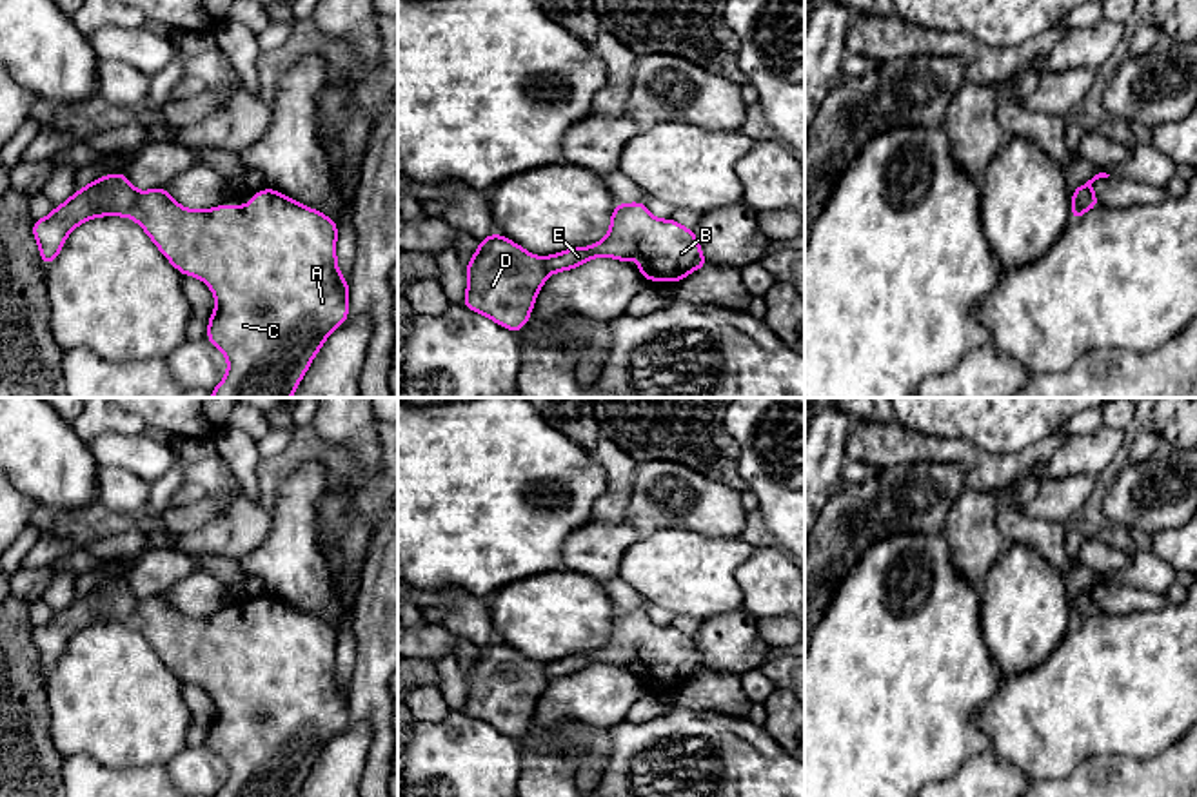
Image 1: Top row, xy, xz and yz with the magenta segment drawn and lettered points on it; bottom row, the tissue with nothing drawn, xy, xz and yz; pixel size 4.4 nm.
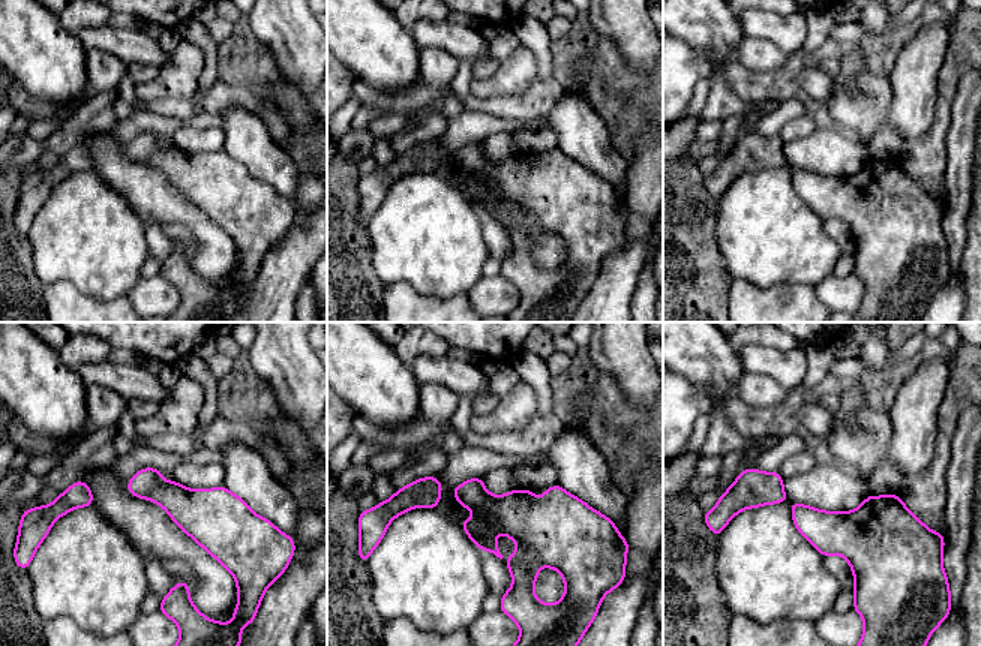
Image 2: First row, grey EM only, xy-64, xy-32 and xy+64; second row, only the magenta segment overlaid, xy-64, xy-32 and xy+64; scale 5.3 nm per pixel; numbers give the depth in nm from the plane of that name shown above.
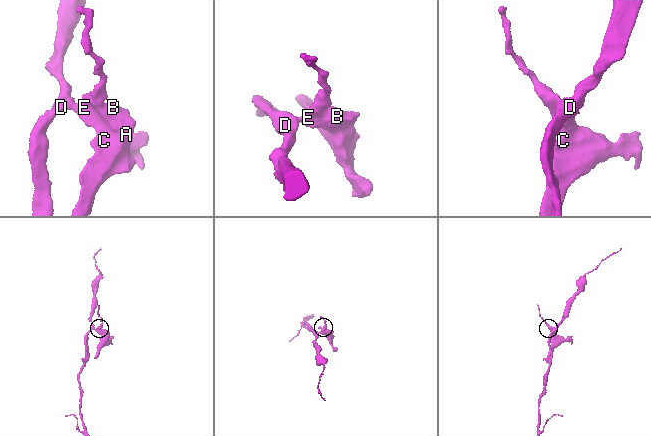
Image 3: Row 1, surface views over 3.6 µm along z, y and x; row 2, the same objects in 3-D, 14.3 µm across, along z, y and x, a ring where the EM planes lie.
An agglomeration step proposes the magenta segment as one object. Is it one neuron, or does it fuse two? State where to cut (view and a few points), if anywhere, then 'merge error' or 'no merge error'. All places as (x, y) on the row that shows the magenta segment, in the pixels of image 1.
xy (140, 193), (129, 215) | merge error

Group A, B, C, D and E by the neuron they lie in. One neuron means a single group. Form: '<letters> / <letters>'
A B C E / D

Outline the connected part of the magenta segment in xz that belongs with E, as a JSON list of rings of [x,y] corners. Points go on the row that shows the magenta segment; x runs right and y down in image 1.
[[[643,202],[618,203],[605,240],[541,258],[541,263],[552,274],[576,269],[598,256],[627,261],[636,256],[650,258],[654,252],[659,256],[658,263],[632,263],[648,281],[678,283],[688,272],[708,265],[694,231],[672,218],[656,220]]]

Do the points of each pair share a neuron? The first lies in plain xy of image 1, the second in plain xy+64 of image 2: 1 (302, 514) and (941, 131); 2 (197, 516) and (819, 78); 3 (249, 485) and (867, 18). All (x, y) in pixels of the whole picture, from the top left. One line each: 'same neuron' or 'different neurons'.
1: different neurons
2: same neuron
3: same neuron

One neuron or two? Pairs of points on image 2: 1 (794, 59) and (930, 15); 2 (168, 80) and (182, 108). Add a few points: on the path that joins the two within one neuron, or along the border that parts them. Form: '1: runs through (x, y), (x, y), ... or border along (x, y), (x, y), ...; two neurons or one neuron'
1: runs through (828, 48), (885, 47), (896, 41); one neuron
2: border along (195, 90), (186, 98), (161, 98), (143, 102); two neurons

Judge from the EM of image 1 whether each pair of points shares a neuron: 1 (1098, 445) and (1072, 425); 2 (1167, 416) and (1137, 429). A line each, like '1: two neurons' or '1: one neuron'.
1: two neurons
2: two neurons

